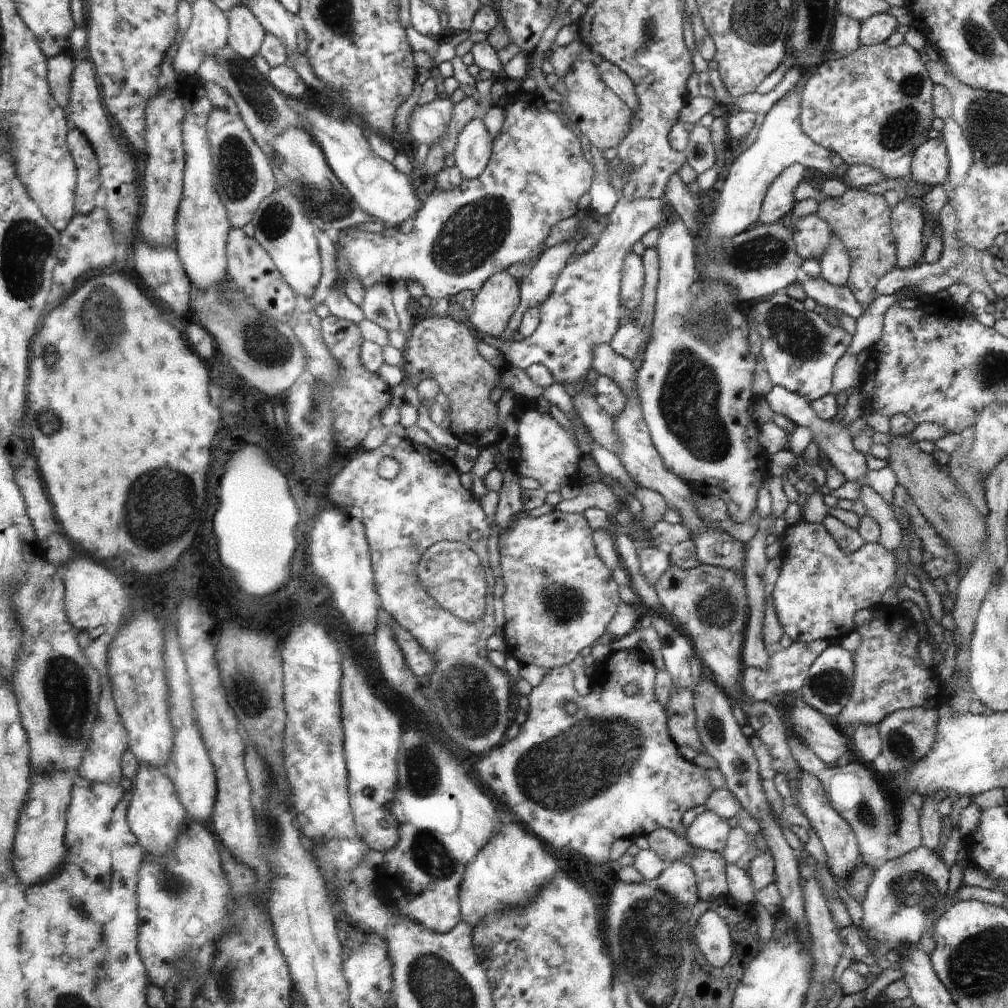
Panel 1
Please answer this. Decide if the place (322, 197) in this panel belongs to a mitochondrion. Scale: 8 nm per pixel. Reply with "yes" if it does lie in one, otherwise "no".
yes

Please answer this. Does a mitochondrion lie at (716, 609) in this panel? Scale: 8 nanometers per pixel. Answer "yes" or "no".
yes

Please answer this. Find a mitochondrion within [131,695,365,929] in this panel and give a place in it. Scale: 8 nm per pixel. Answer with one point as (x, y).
(273, 831)

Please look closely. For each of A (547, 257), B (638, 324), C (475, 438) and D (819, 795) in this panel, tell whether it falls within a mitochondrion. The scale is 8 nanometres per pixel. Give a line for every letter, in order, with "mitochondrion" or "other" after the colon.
A: other
B: other
C: other
D: other

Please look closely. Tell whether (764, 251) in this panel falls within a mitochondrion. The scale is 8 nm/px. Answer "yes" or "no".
yes

